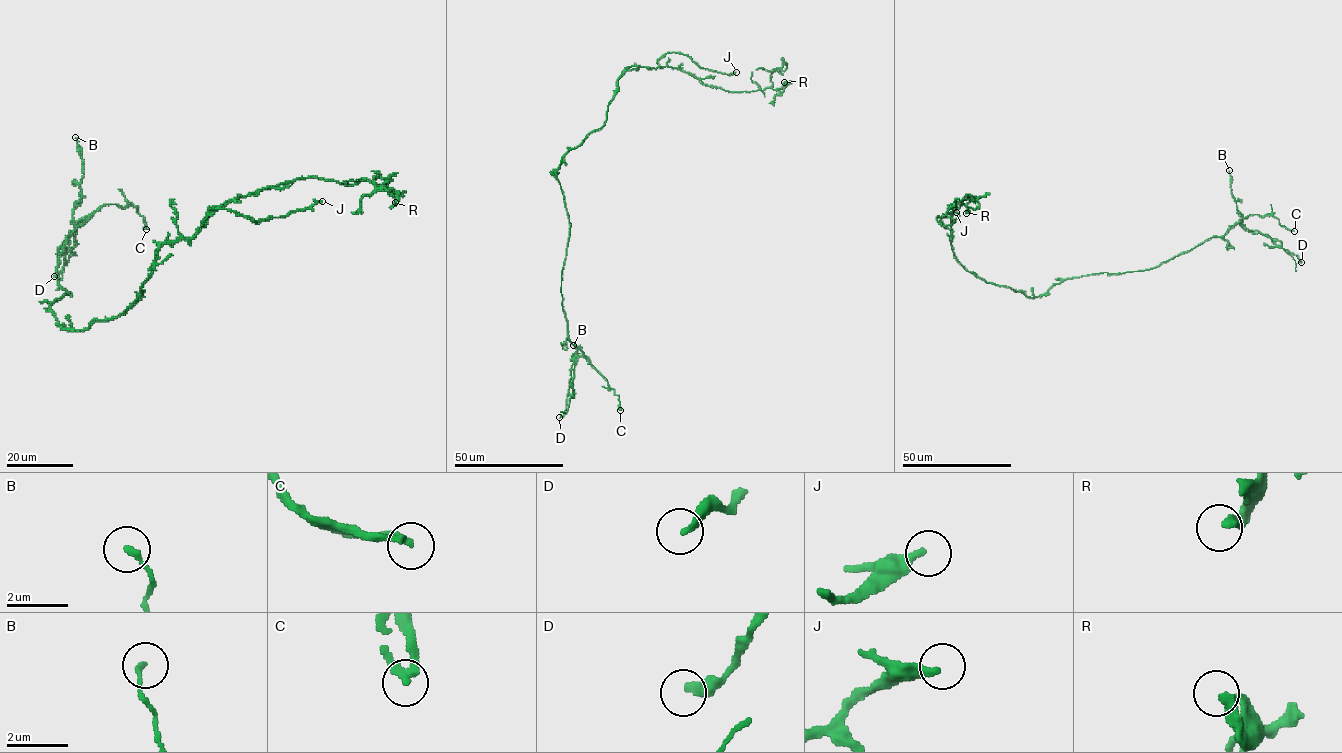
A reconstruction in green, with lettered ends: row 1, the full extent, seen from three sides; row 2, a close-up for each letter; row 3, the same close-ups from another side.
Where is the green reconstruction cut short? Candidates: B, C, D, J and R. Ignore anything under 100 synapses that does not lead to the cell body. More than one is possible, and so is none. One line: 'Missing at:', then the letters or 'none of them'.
Missing at: C

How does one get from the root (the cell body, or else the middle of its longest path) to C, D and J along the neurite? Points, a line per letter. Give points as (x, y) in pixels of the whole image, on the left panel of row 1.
C: (82, 331), (63, 329), (49, 310), (70, 294), (57, 275), (66, 238), (105, 204), (135, 206), (146, 229)
D: (82, 331), (63, 329), (49, 307), (70, 294), (57, 283), (58, 258), (88, 216), (54, 276)
J: (82, 331), (124, 313), (151, 275), (157, 251), (192, 237), (211, 208), (262, 221), (322, 201)

